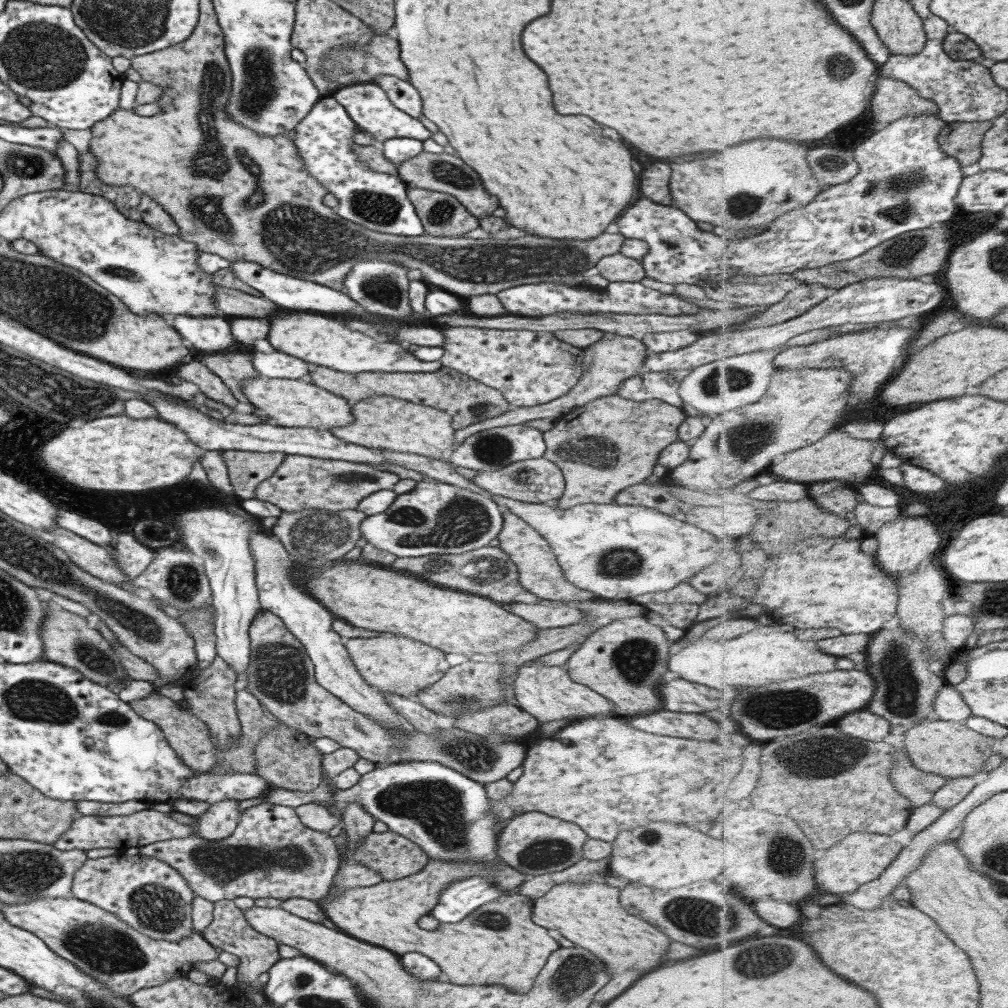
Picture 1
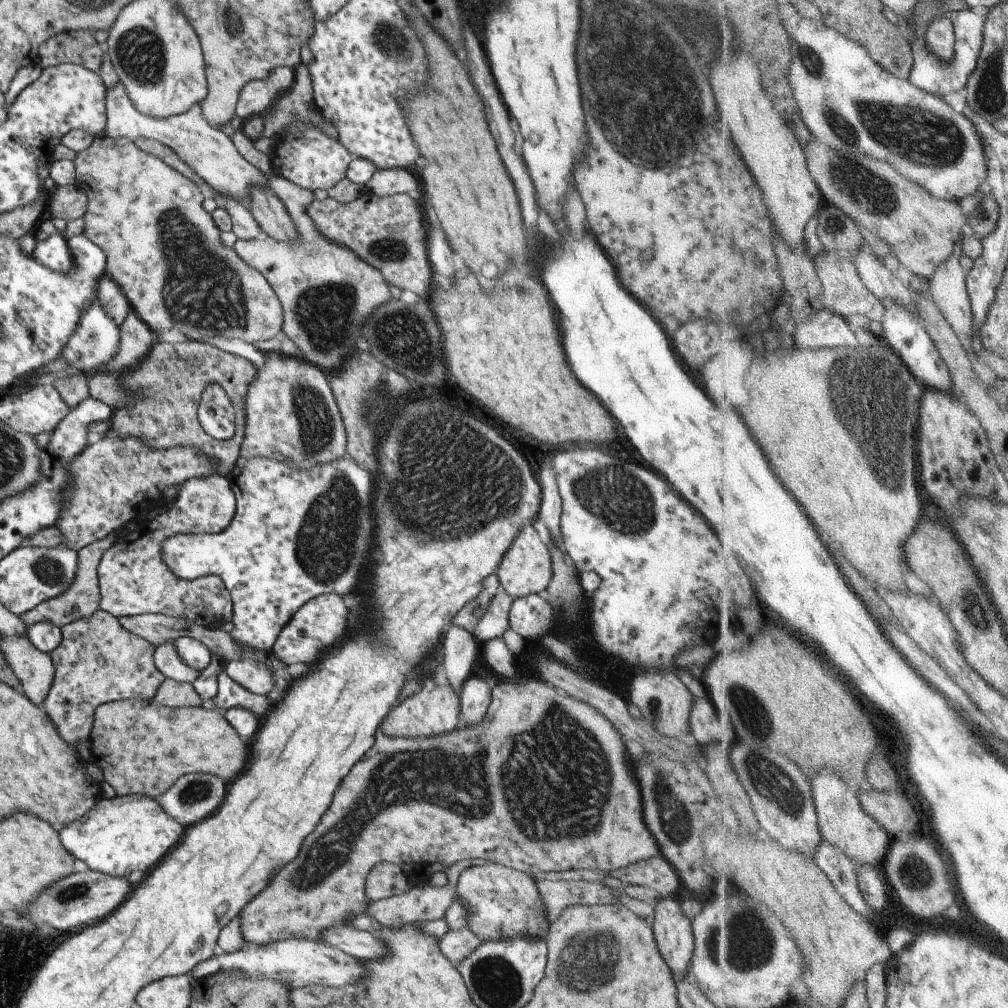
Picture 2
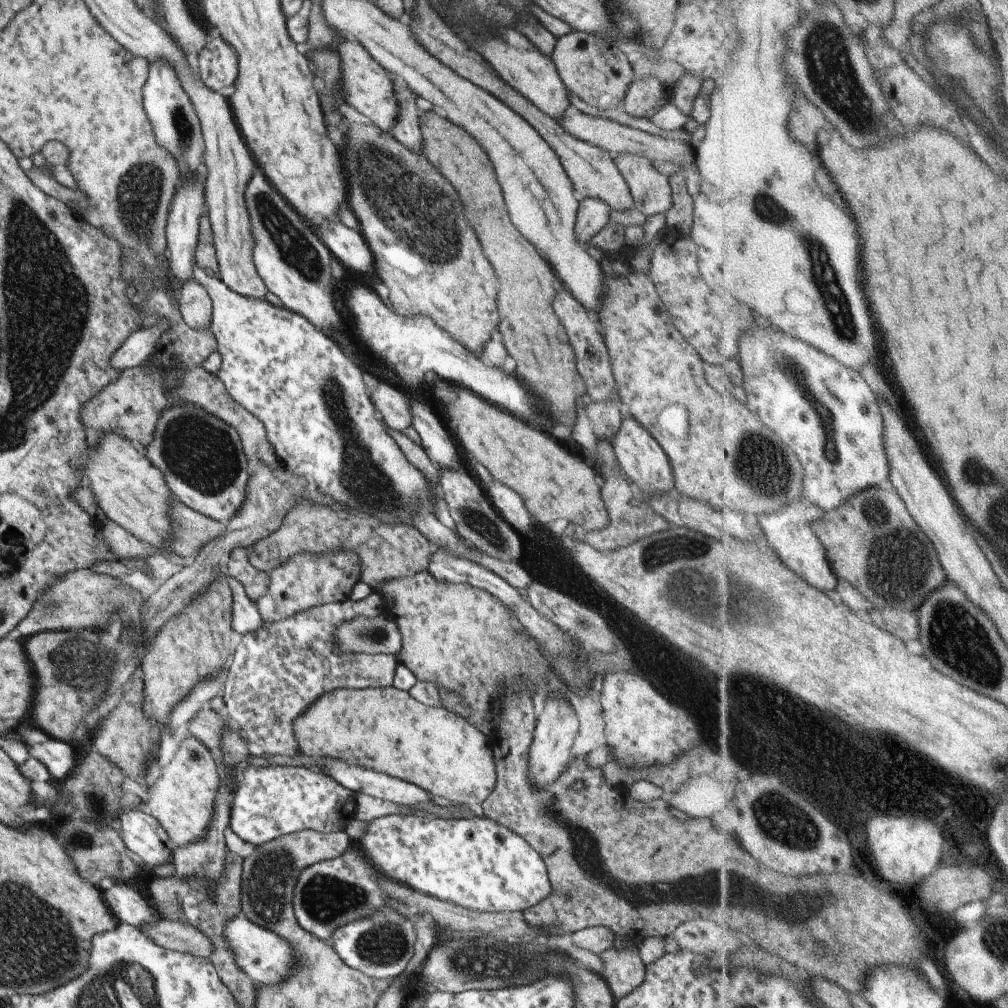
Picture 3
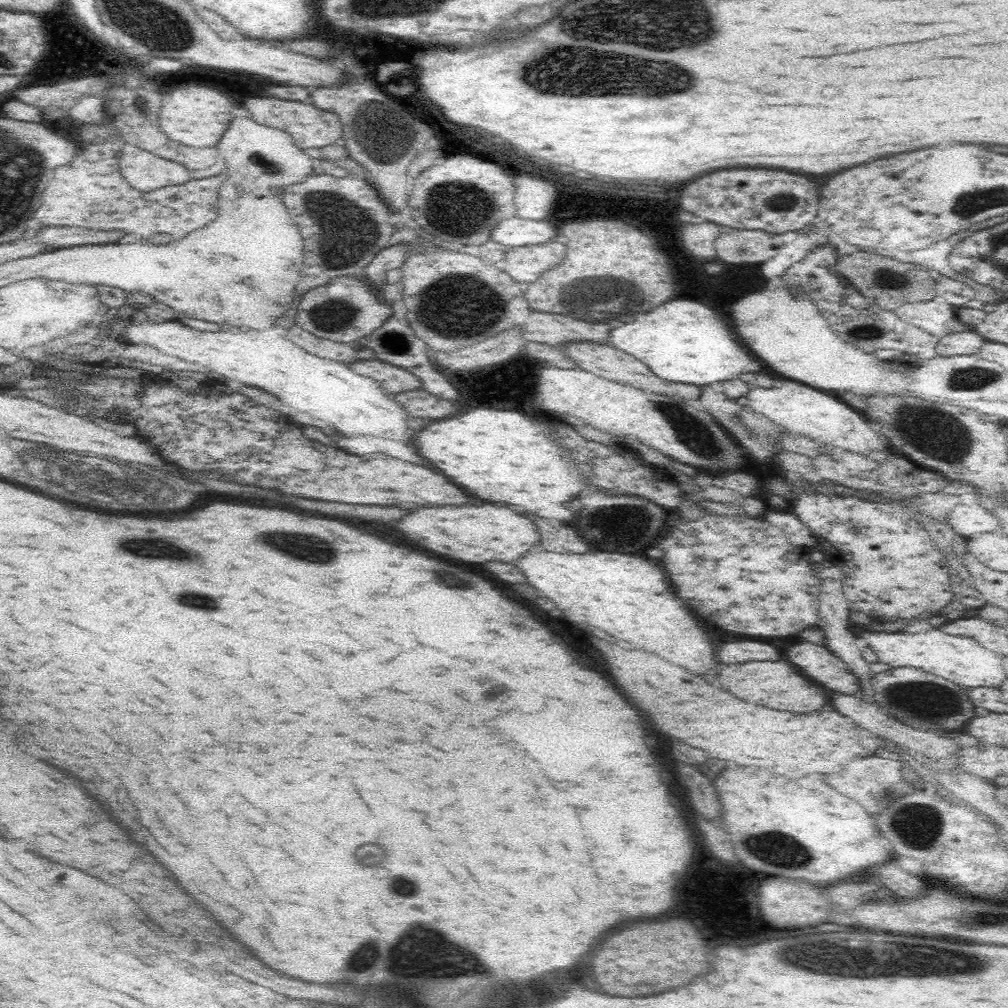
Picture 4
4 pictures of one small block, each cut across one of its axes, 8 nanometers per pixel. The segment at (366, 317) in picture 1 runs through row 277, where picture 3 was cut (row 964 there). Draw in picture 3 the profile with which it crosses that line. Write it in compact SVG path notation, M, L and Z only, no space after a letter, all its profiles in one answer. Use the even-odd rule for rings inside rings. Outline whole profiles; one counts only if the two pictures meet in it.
M242 914L223 924L223 938L232 953L234 964L257 986L284 983L294 962L290 945L273 932L252 924Z

